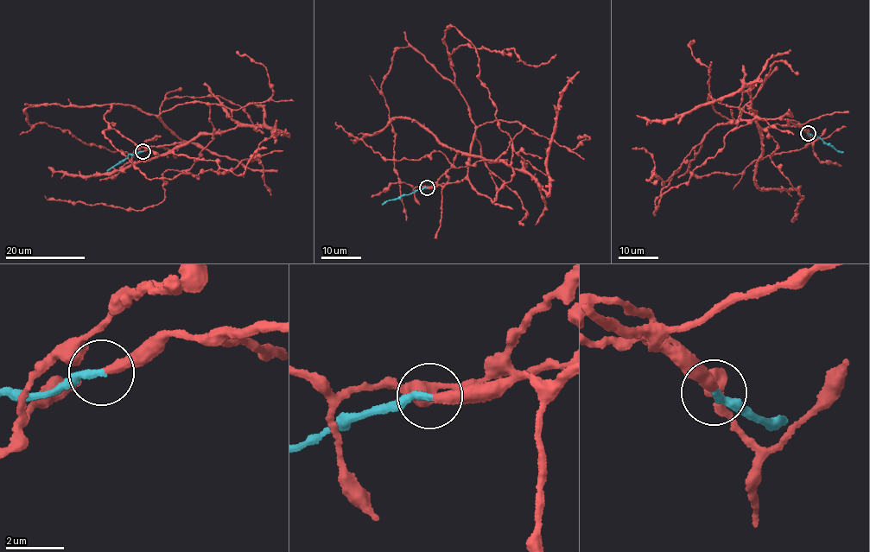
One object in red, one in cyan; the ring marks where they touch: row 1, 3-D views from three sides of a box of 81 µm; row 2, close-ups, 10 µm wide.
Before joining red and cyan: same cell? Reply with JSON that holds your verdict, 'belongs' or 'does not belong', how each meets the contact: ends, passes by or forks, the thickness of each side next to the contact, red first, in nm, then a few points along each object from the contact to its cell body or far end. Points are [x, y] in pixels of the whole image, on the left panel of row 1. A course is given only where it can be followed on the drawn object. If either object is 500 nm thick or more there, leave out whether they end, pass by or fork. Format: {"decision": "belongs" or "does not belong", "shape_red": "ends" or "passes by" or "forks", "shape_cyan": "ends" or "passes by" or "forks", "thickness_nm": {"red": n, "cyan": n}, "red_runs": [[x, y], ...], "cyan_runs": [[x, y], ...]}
{"decision": "belongs", "shape_red": "passes by", "shape_cyan": "ends", "thickness_nm": {"red": 240, "cyan": 240}, "red_runs": [[143, 151], [181, 140], [155, 115], [114, 104], [104, 136], [148, 179], [255, 160], [271, 195]], "cyan_runs": [[142, 151], [127, 155], [107, 171]]}

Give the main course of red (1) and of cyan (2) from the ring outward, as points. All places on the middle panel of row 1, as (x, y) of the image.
1: (427, 187), (464, 180), (475, 125), (442, 41), (449, 25), (475, 47), (511, 142), (512, 177), (492, 204)
2: (426, 187), (382, 205)

